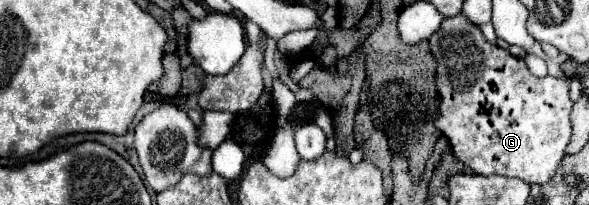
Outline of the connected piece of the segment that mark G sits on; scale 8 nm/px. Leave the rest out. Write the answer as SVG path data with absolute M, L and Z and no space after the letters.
M464 16L446 18L436 34L430 36L430 50L438 60L436 88L440 92L440 120L436 126L450 140L454 156L470 166L474 174L516 176L528 184L546 184L556 174L566 156L572 134L572 100L568 80L534 76L522 58L490 44L478 28L472 28Z

